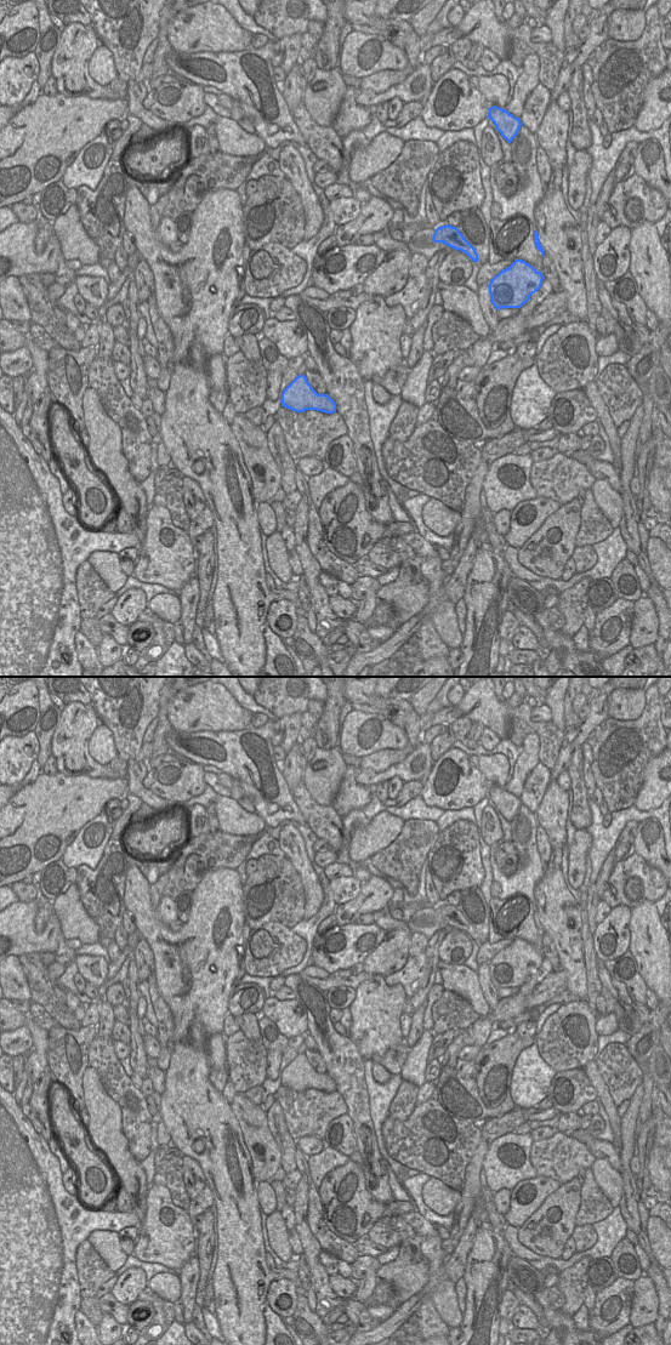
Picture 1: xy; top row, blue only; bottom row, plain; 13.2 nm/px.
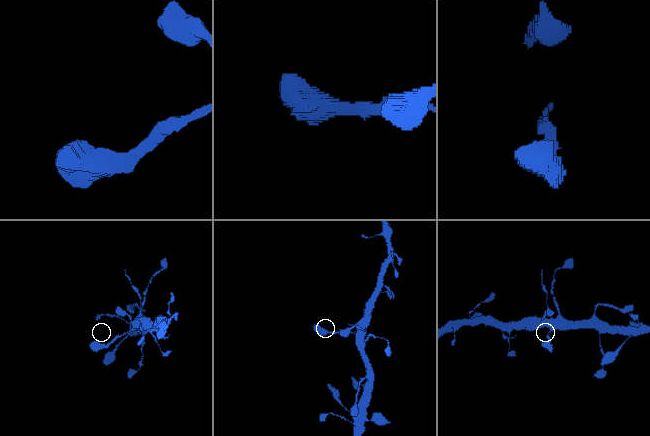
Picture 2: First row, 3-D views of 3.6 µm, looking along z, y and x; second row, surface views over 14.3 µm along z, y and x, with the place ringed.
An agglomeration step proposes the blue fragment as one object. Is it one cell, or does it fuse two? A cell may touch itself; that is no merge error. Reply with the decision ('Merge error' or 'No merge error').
Merge error

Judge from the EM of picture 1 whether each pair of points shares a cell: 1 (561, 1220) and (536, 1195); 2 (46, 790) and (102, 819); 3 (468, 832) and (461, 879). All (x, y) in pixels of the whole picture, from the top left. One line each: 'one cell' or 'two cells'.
1: two cells
2: two cells
3: one cell

